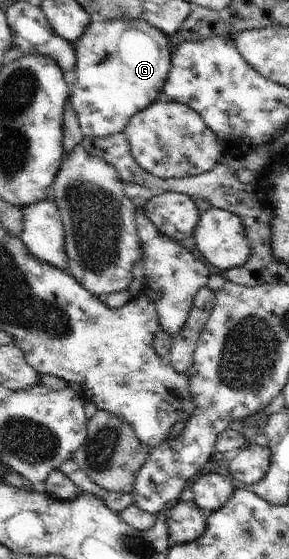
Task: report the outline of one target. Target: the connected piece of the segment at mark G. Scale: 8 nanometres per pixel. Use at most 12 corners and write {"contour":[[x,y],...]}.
{"contour":[[91,22],[68,101],[84,136],[122,132],[163,98],[169,37]]}

